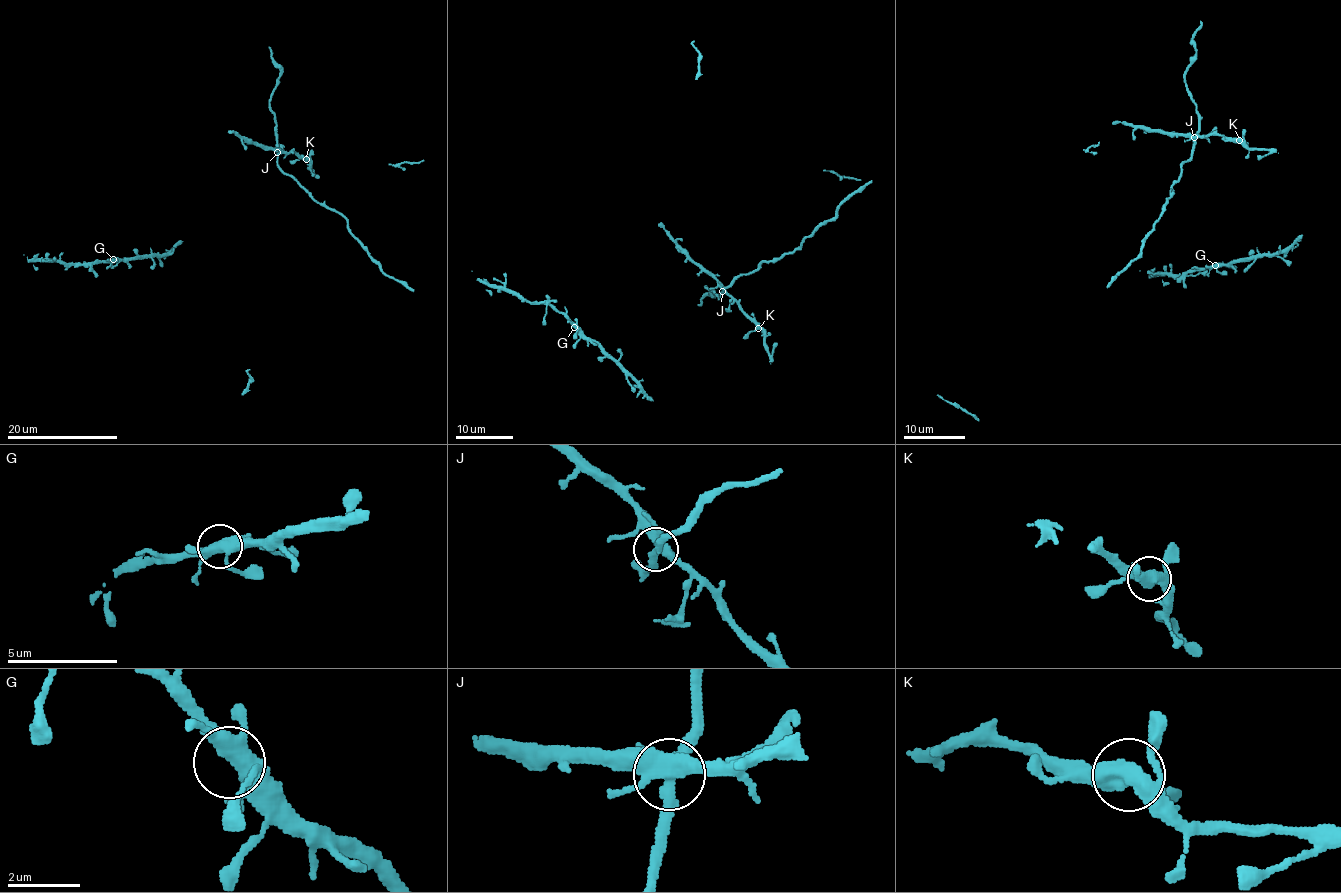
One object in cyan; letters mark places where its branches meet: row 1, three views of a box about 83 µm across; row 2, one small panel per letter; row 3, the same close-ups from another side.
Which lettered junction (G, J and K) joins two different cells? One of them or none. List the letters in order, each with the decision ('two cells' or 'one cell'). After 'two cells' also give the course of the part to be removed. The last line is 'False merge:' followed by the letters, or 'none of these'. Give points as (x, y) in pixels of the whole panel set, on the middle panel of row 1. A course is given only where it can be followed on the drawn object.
G: one cell
J: two cells; foreign part runs (722, 291), (740, 275), (752, 273), (763, 262), (776, 262), (800, 247), (871, 181)
K: one cell
False merge: J

